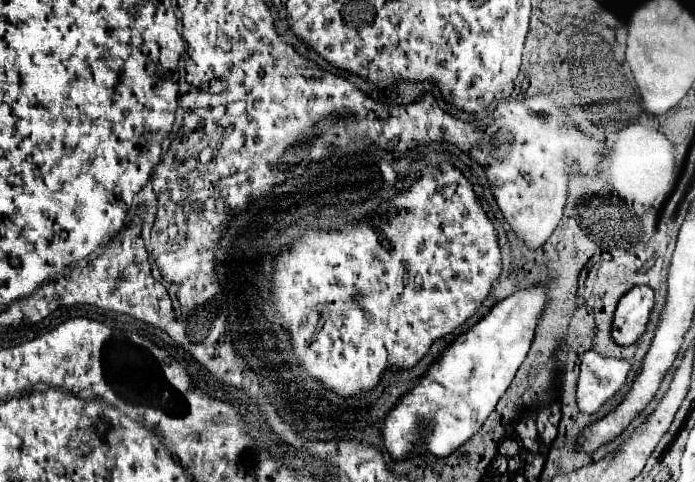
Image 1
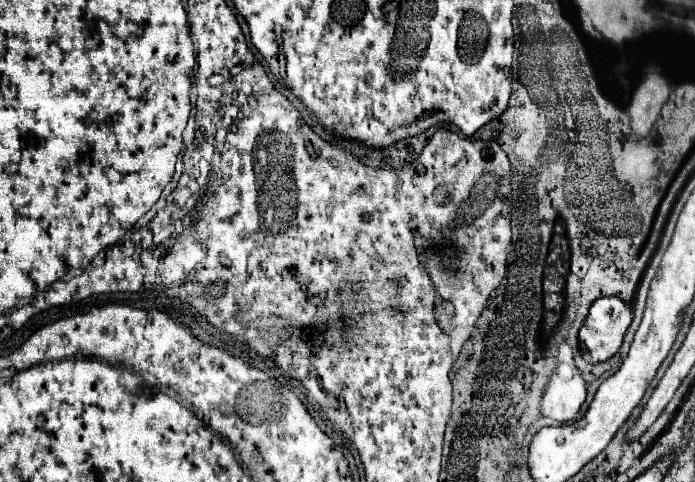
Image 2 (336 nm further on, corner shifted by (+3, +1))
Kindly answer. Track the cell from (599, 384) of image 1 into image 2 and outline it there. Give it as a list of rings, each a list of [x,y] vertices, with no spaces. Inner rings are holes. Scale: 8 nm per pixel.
[[[568,342],[560,344],[558,366],[546,386],[542,398],[542,414],[558,422],[570,422],[580,414],[580,408],[586,400],[586,380],[574,364],[574,352]]]

